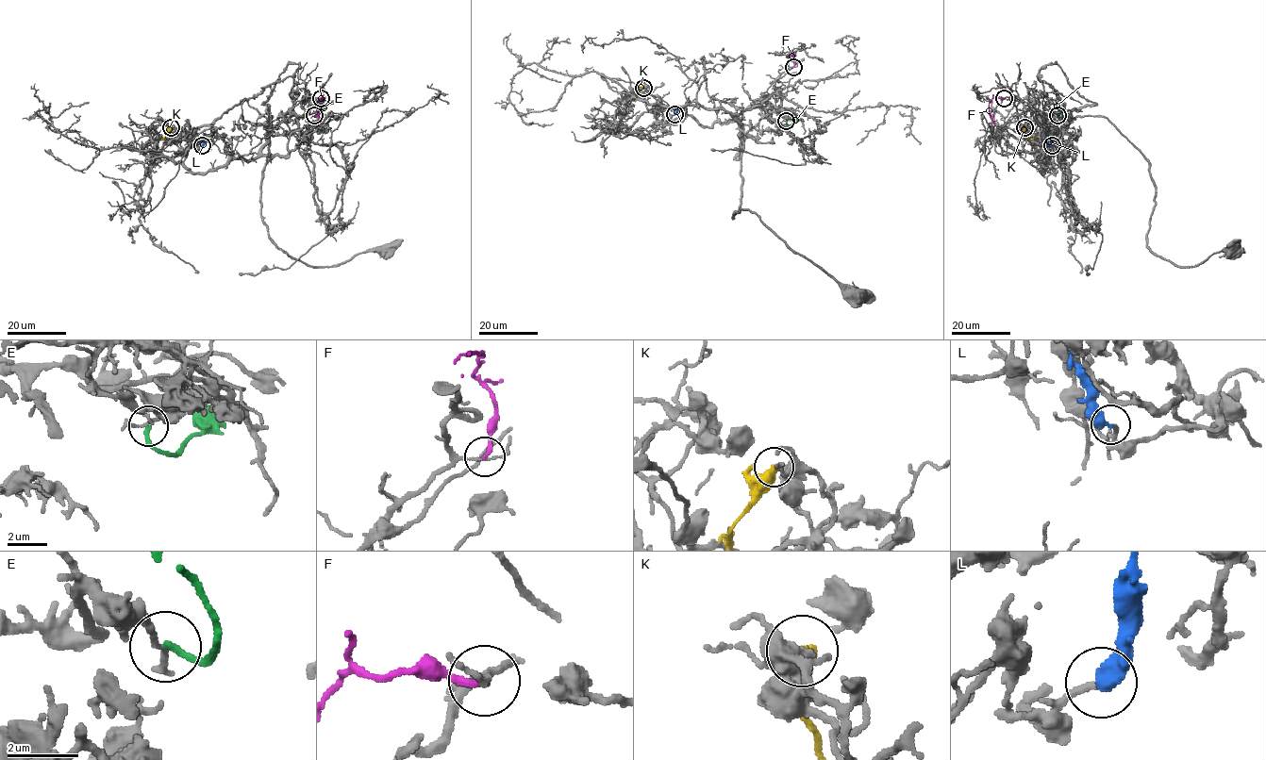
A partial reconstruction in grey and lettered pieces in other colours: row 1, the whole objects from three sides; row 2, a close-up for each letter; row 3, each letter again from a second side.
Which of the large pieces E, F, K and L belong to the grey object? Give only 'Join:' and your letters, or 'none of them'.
Join: L

